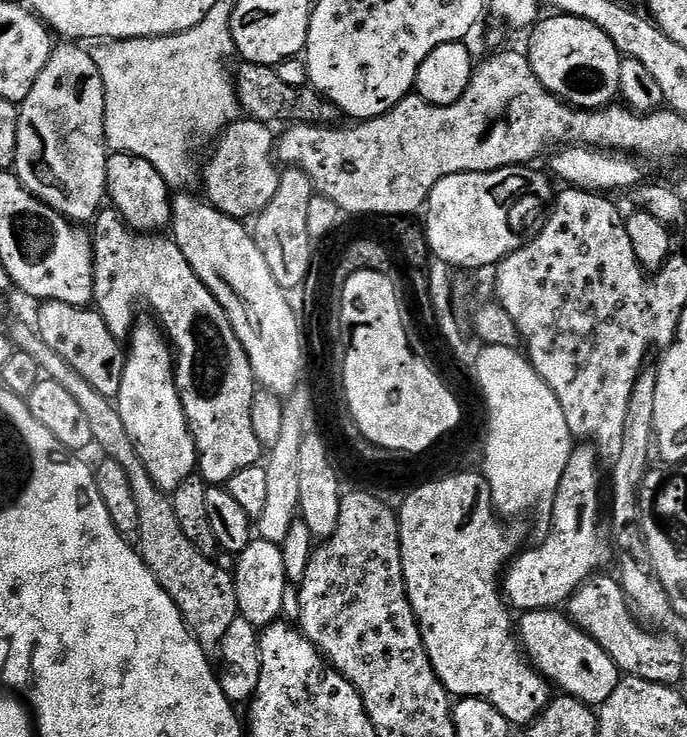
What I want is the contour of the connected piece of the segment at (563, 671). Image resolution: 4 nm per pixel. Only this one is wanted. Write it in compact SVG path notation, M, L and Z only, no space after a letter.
M541 610L525 611L521 622L518 622L518 634L522 639L523 647L531 655L533 663L539 668L542 676L546 677L555 687L563 690L569 697L573 697L589 706L602 706L614 694L614 690L620 685L622 671L595 637L585 632L578 623L573 622L563 611Z

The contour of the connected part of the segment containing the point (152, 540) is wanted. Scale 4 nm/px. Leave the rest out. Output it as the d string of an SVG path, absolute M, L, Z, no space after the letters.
M138 486L132 488L138 535L140 534L139 547L148 567L160 579L160 584L171 593L193 633L205 645L219 645L240 610L233 573L229 569L227 572L226 569L219 568L215 559L199 552L180 528L173 501L167 495L157 495L151 496Z

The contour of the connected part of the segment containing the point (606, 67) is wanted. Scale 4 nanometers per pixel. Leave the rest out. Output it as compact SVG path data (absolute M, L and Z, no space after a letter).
M565 14L541 19L535 25L530 59L536 77L561 100L581 110L611 105L621 95L622 53L615 42L588 20Z

